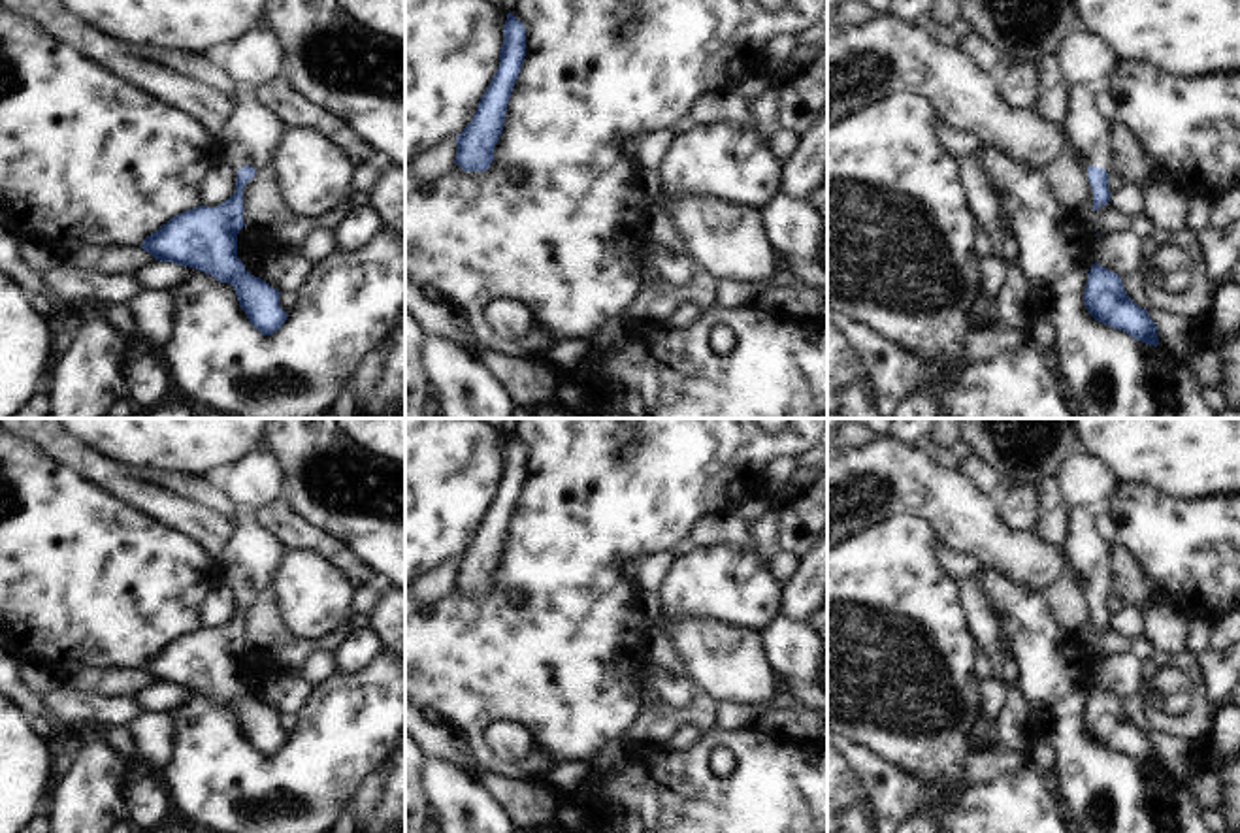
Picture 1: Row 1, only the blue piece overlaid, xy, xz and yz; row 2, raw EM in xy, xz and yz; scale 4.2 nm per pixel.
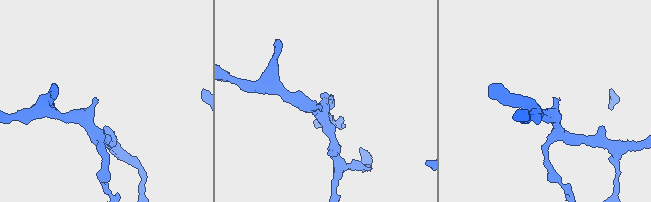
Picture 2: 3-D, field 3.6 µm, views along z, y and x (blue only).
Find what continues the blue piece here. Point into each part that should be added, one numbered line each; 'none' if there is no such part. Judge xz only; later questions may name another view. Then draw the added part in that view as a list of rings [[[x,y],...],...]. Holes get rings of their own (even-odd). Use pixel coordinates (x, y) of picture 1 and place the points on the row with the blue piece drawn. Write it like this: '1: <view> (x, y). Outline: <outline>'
none.

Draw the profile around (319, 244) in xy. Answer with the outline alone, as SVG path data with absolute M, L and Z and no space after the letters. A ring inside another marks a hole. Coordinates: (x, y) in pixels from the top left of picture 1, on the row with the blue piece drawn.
M313 228L302 241L300 245L300 256L309 264L309 266L317 266L318 262L322 262L324 258L328 258L330 254L334 254L337 251L335 243L334 243L334 232L326 232L320 228Z

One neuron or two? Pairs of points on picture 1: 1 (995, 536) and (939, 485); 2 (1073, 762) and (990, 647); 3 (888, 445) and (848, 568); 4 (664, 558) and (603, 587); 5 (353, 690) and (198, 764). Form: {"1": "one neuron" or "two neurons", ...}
{"1": "one neuron", "2": "two neurons", "3": "two neurons", "4": "two neurons", "5": "one neuron"}

